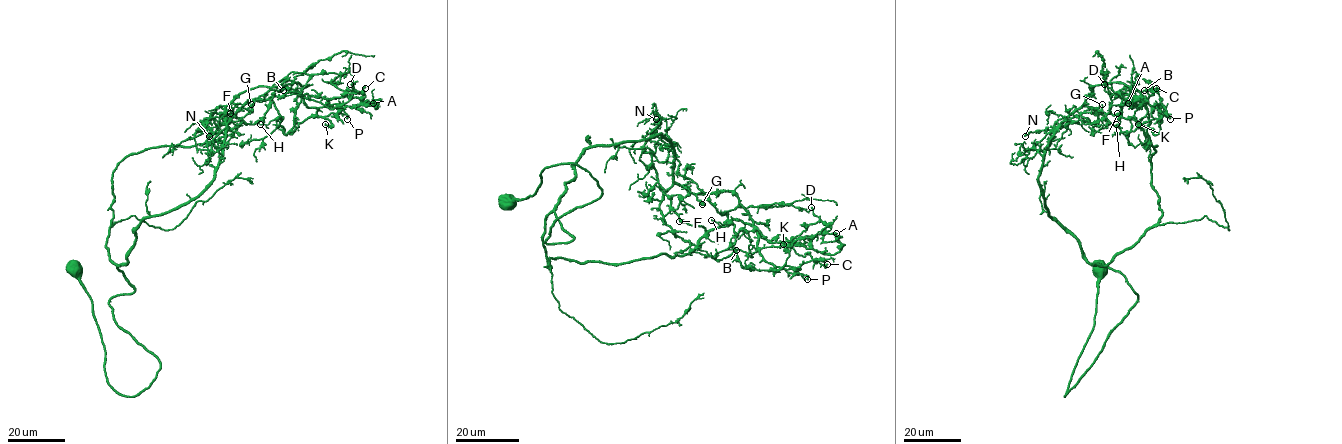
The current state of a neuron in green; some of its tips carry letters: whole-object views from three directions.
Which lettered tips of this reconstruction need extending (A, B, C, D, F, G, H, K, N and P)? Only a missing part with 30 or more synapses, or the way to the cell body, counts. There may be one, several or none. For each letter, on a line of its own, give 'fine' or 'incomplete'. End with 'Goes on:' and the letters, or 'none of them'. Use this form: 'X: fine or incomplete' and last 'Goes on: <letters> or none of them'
A: fine
B: fine
C: fine
D: fine
F: fine
G: fine
H: fine
K: fine
N: fine
P: incomplete
Goes on: P

